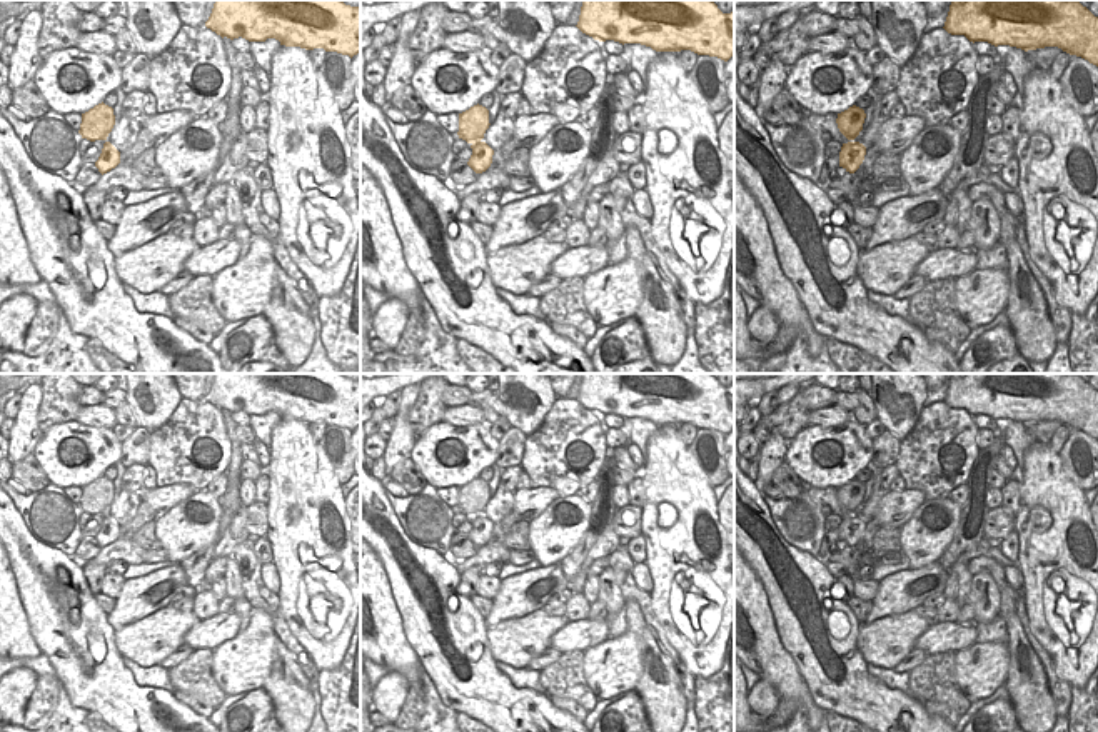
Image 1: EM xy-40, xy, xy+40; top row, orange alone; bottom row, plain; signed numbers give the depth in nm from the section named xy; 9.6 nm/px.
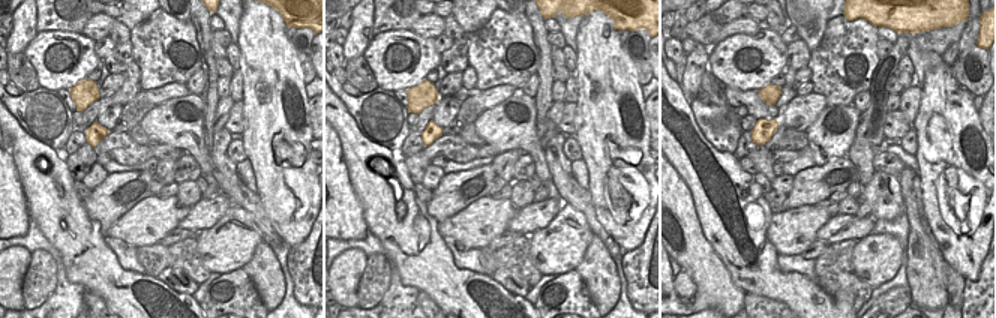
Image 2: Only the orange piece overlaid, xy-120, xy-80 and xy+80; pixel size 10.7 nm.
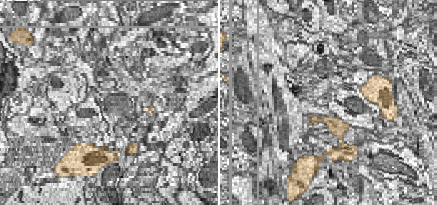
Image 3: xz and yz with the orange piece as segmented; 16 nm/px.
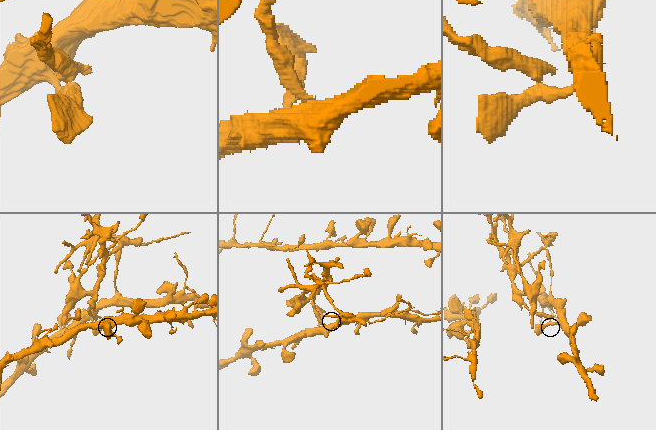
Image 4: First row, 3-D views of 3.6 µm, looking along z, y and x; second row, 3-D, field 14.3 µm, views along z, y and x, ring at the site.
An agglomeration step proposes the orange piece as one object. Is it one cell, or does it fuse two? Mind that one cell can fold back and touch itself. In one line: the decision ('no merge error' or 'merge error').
merge error

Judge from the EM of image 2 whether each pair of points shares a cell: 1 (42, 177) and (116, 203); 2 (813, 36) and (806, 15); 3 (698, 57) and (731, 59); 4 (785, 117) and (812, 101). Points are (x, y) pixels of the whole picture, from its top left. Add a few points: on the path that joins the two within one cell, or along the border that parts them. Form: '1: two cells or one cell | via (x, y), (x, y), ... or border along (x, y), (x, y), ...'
1: two cells | border along (81, 200), (86, 213), (99, 224), (101, 233)
2: one cell | via (812, 32), (810, 20)
3: two cells | border along (707, 56), (708, 69)
4: one cell | via (791, 116), (798, 114), (806, 107)

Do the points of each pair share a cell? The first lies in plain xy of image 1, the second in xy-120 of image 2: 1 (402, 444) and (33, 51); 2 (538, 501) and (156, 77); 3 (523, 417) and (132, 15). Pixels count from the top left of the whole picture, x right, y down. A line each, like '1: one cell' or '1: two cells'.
1: two cells
2: two cells
3: one cell

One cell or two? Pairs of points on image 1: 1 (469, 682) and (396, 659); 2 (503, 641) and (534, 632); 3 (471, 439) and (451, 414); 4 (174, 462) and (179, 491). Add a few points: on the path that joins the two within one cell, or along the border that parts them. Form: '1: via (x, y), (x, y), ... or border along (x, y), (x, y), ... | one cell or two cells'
1: border along (402, 629), (421, 664) | two cells
2: via (511, 641), (526, 637) | one cell
3: border along (444, 421), (454, 426), (484, 424) | two cells
4: border along (157, 486), (191, 484), (197, 491) | two cells

